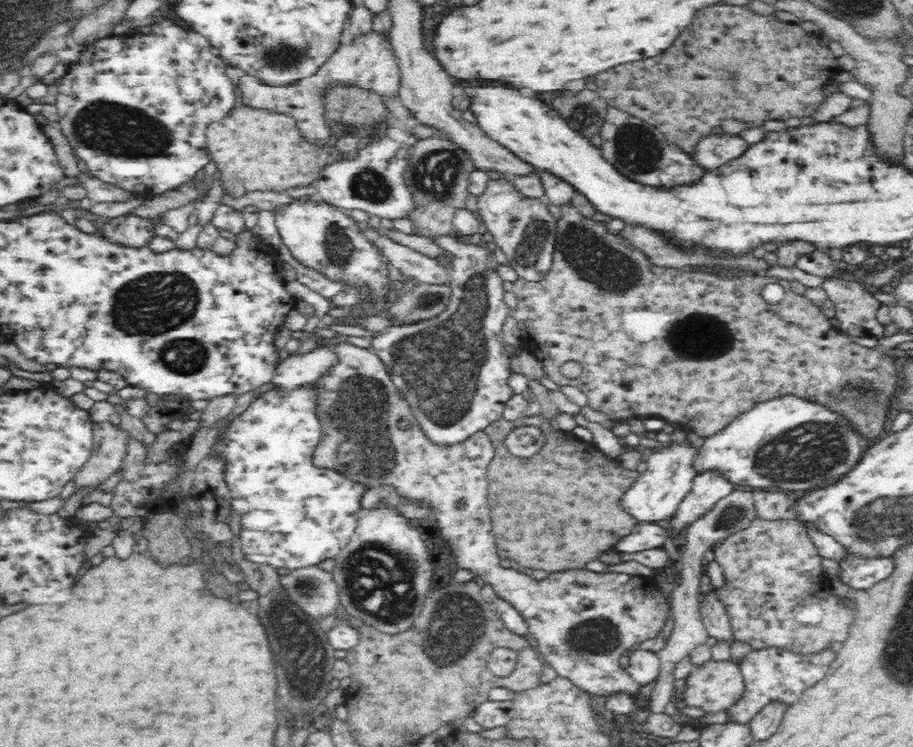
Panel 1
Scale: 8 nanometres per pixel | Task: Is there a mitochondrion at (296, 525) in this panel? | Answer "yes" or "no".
no

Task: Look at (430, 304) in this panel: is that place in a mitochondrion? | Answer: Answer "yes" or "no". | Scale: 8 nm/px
yes

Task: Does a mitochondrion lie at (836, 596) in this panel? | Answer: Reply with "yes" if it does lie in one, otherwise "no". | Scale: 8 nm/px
no

